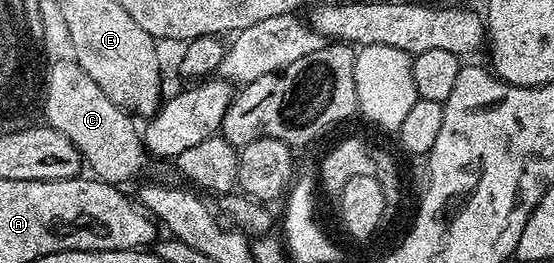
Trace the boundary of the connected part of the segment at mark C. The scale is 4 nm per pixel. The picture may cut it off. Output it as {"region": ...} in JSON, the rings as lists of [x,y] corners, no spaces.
{"region":[[[56,59],[51,71],[51,94],[41,112],[43,116],[47,115],[46,123],[50,127],[65,134],[65,138],[77,146],[84,165],[88,169],[91,167],[95,171],[92,173],[107,184],[124,185],[125,180],[141,175],[149,161],[142,135],[137,128],[135,132],[136,121],[113,103],[105,90],[101,90],[101,86],[97,86],[74,59]]]}

